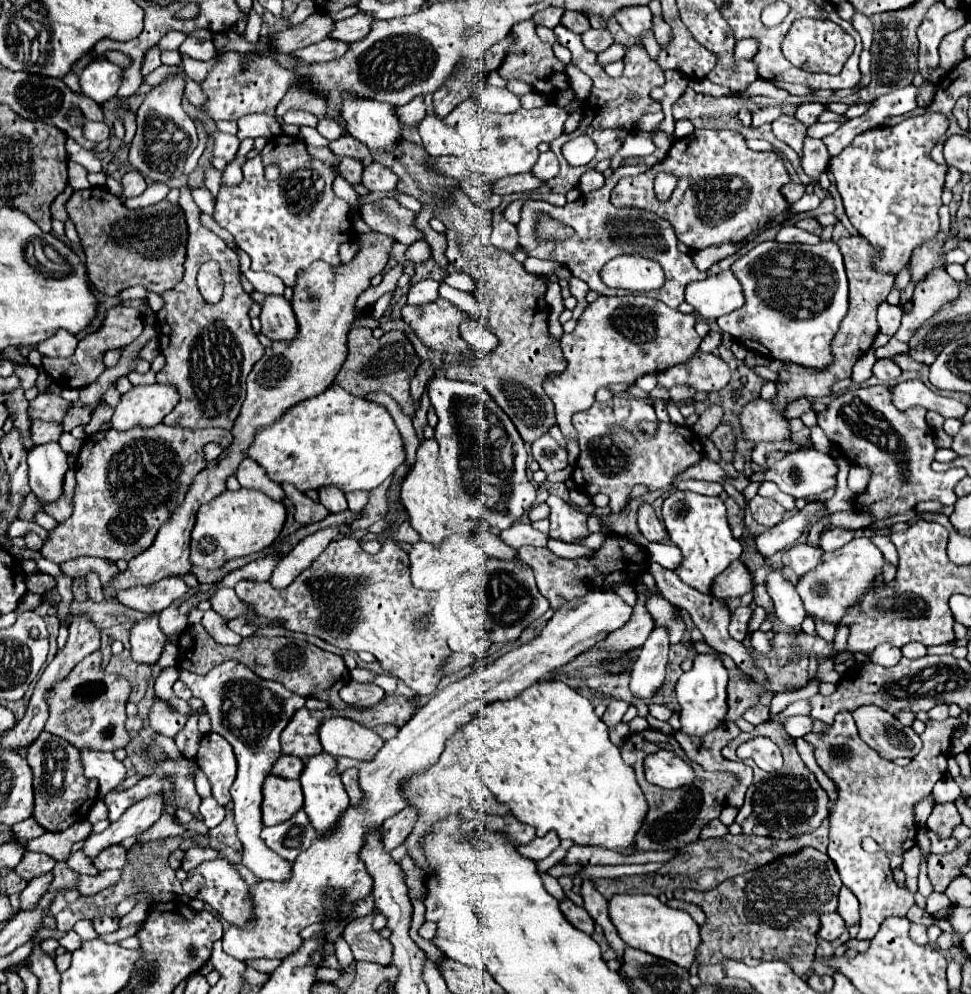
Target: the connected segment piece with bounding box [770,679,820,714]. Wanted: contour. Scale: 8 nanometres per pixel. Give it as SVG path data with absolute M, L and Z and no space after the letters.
M812 679L807 687L803 689L799 689L796 691L784 691L781 693L777 693L773 696L771 705L770 705L770 713L778 714L780 711L784 710L788 705L798 701L798 700L807 700L810 696L818 693L818 687L820 683L816 679Z

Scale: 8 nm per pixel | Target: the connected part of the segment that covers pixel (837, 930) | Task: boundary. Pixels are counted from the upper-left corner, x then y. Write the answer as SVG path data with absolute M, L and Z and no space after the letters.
M828 912L826 916L822 916L820 930L818 930L820 938L836 940L836 938L840 938L842 932L844 932L844 920L842 920L842 916L838 916L838 912Z

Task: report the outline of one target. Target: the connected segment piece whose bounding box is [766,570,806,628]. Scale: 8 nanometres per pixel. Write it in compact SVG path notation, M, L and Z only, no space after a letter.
M776 570L766 578L766 586L768 594L772 596L778 620L788 628L800 626L802 620L806 618L806 610L802 608L802 600L796 588Z

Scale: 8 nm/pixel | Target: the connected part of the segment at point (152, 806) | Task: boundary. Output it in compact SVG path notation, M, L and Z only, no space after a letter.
M160 794L144 798L142 802L130 806L124 812L124 816L120 820L112 822L104 832L90 834L84 840L82 852L90 860L94 860L98 856L98 852L102 852L104 848L120 844L124 838L138 836L140 832L144 832L146 828L150 828L162 816L162 812L164 812L164 804L162 804L162 796Z

